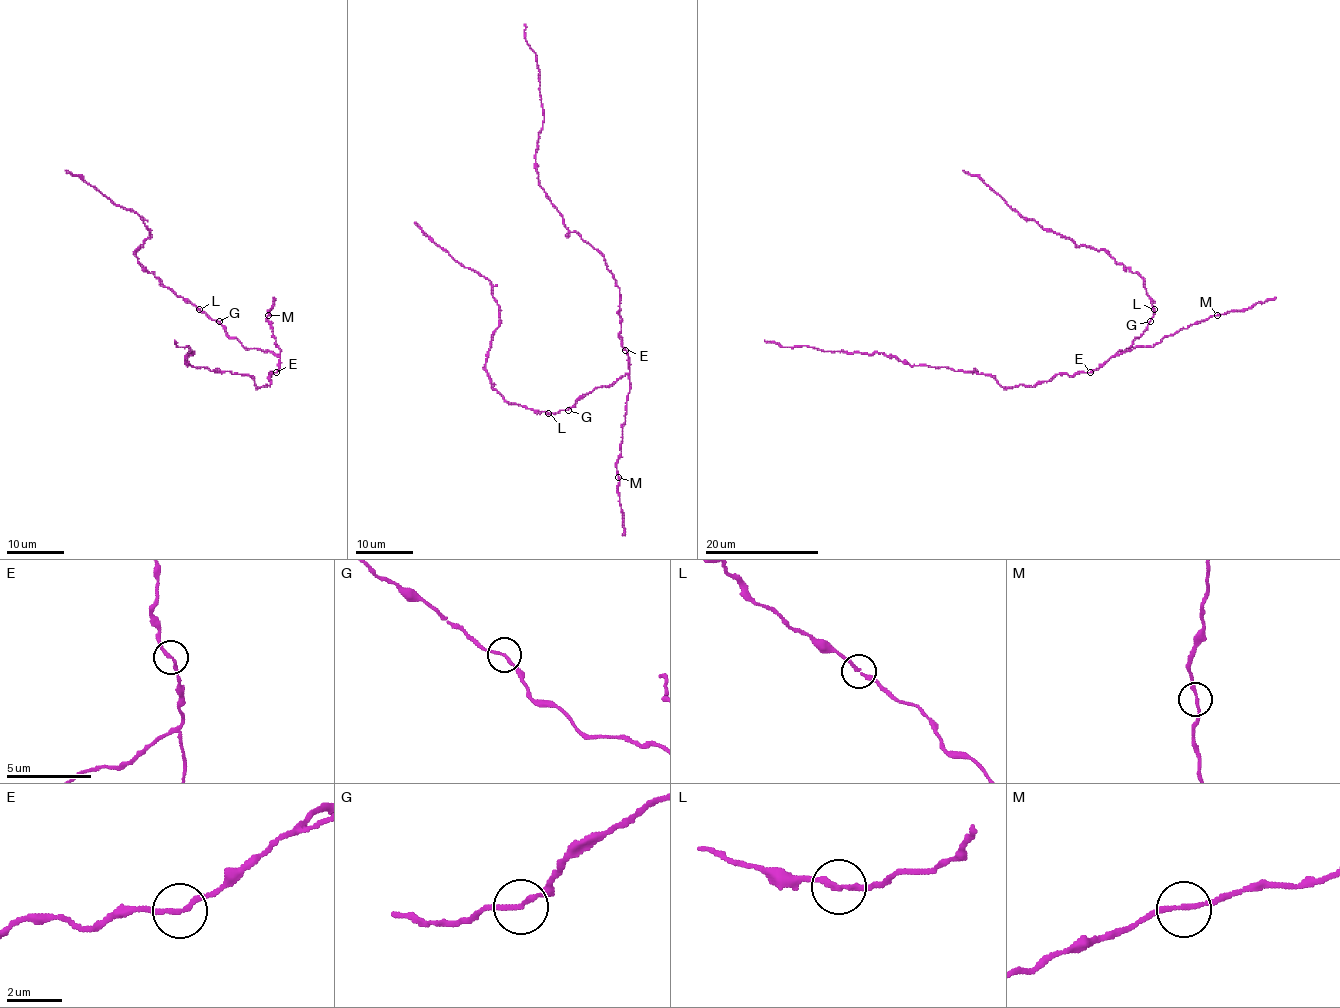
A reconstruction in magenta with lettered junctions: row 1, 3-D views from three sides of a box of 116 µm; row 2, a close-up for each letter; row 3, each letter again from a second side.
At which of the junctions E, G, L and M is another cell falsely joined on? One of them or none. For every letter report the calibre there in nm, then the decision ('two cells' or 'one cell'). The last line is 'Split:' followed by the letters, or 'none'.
E: 160 nm | one cell
G: 160 nm | one cell
L: 180 nm | one cell
M: 160 nm | one cell
Split: none

